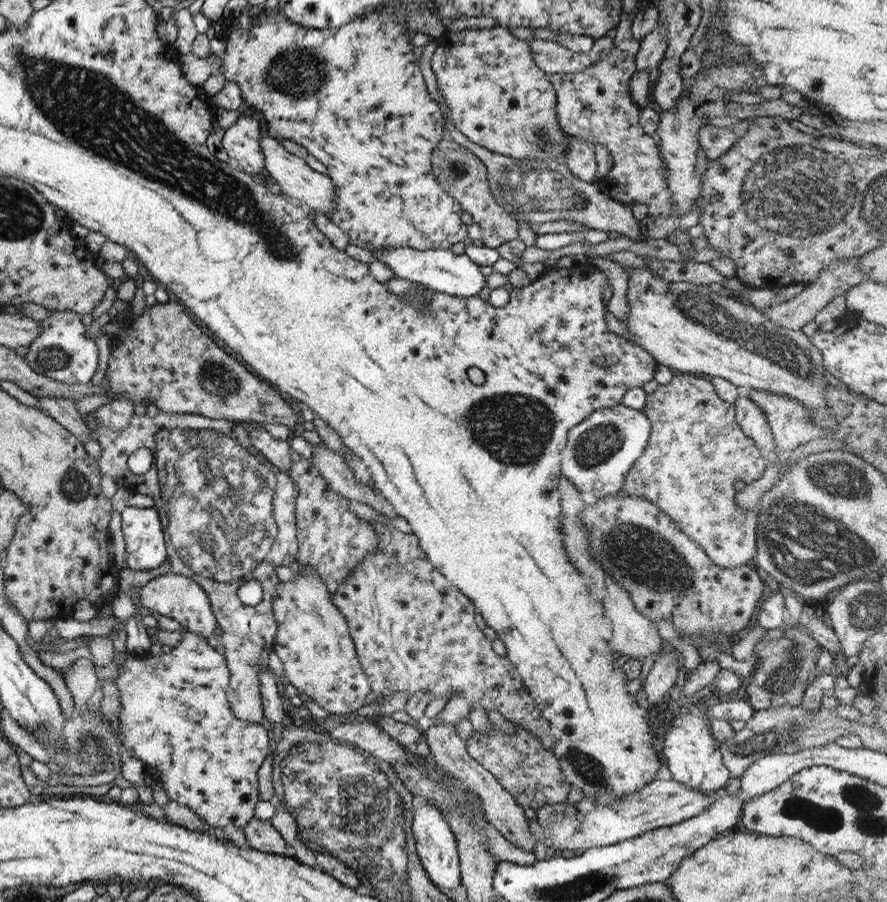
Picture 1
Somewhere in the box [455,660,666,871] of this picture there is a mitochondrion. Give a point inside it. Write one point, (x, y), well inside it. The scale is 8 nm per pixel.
(590, 769)

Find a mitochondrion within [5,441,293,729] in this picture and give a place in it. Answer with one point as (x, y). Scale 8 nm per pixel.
(74, 486)

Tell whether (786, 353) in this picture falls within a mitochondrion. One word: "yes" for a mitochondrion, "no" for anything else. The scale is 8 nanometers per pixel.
yes

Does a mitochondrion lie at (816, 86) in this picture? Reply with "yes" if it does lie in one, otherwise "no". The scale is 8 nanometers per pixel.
no

